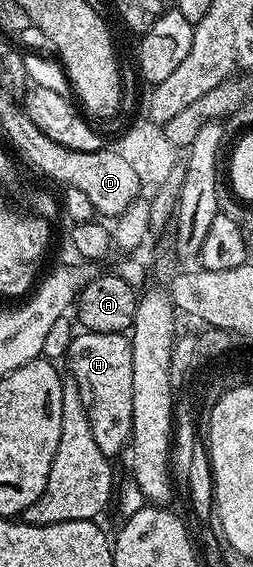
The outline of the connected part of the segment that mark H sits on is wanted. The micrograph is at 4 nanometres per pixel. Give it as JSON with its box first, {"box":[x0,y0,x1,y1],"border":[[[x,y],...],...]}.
{"box":[67,331,133,458],"border":[[[78,331],[67,353],[72,383],[79,390],[79,398],[89,415],[91,434],[99,450],[110,458],[127,448],[131,440],[131,350],[133,341],[124,332],[99,334]]]}

